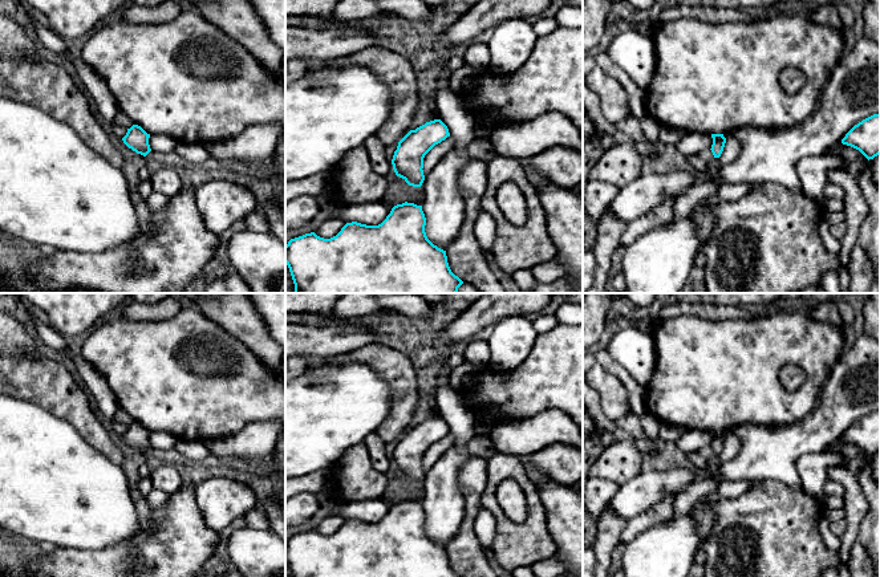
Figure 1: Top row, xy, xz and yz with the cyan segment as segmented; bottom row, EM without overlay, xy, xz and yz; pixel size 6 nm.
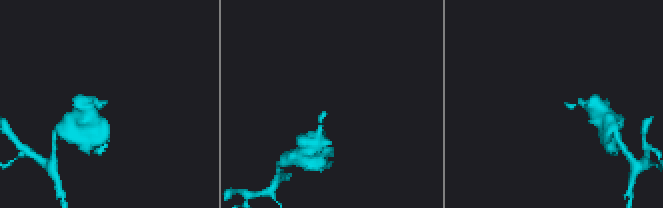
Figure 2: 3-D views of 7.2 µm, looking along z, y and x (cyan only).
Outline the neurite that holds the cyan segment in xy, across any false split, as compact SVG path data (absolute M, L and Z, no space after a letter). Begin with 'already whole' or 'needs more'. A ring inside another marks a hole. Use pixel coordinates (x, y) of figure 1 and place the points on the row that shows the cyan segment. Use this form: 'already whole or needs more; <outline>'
already whole; M133 125L130 129L127 129L127 133L122 141L137 154L146 157L151 151L149 138L150 134L147 134L141 126Z

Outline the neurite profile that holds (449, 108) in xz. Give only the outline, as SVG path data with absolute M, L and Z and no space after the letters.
M451 90L435 94L435 111L454 139L454 150L465 150L474 139L474 115L462 107L461 96Z

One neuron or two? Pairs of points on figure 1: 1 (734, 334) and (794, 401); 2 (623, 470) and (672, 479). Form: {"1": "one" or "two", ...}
{"1": "one", "2": "two"}

